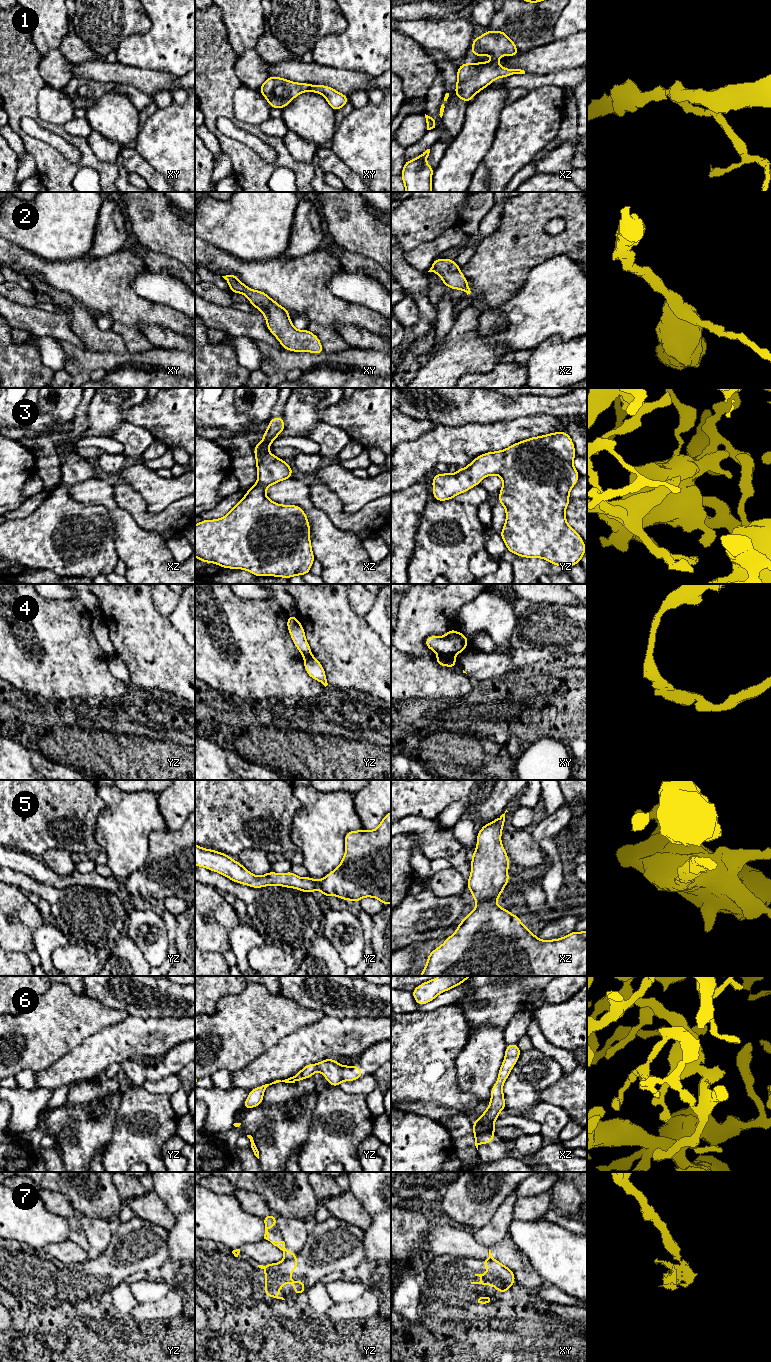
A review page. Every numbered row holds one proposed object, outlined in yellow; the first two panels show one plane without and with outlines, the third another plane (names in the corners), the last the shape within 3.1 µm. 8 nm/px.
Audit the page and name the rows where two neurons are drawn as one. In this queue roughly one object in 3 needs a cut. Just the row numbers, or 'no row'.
4, 7

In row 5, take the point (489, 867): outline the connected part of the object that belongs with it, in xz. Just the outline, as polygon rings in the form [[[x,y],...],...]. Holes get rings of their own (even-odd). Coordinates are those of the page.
[[[507,810],[505,811],[505,813],[508,812]],[[505,813],[502,814],[499,818],[497,818],[496,820],[492,821],[491,823],[485,824],[481,830],[479,831],[479,833],[477,834],[477,847],[475,849],[475,851],[473,852],[472,855],[472,861],[471,861],[471,874],[470,874],[470,878],[467,880],[467,888],[471,891],[472,893],[472,897],[476,900],[476,908],[474,910],[472,910],[462,921],[461,923],[457,926],[457,929],[455,931],[455,933],[449,937],[446,938],[446,941],[438,948],[435,948],[430,955],[427,956],[427,964],[426,967],[423,969],[422,973],[419,976],[587,976],[587,931],[582,931],[582,932],[571,932],[570,934],[568,934],[567,936],[564,936],[562,938],[559,939],[553,939],[553,940],[540,940],[537,938],[537,936],[535,934],[533,934],[532,932],[530,932],[526,926],[524,926],[521,921],[519,916],[511,914],[508,909],[503,909],[500,908],[497,905],[497,898],[503,893],[503,888],[508,884],[509,882],[509,876],[508,876],[508,867],[510,864],[510,861],[507,857],[507,853],[504,849],[504,847],[502,846],[501,843],[501,833],[503,831],[503,825],[505,822]]]

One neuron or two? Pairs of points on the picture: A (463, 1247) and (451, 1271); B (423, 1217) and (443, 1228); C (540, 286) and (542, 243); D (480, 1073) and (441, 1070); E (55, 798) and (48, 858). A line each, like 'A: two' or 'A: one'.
A: two
B: two
C: two
D: two
E: two

